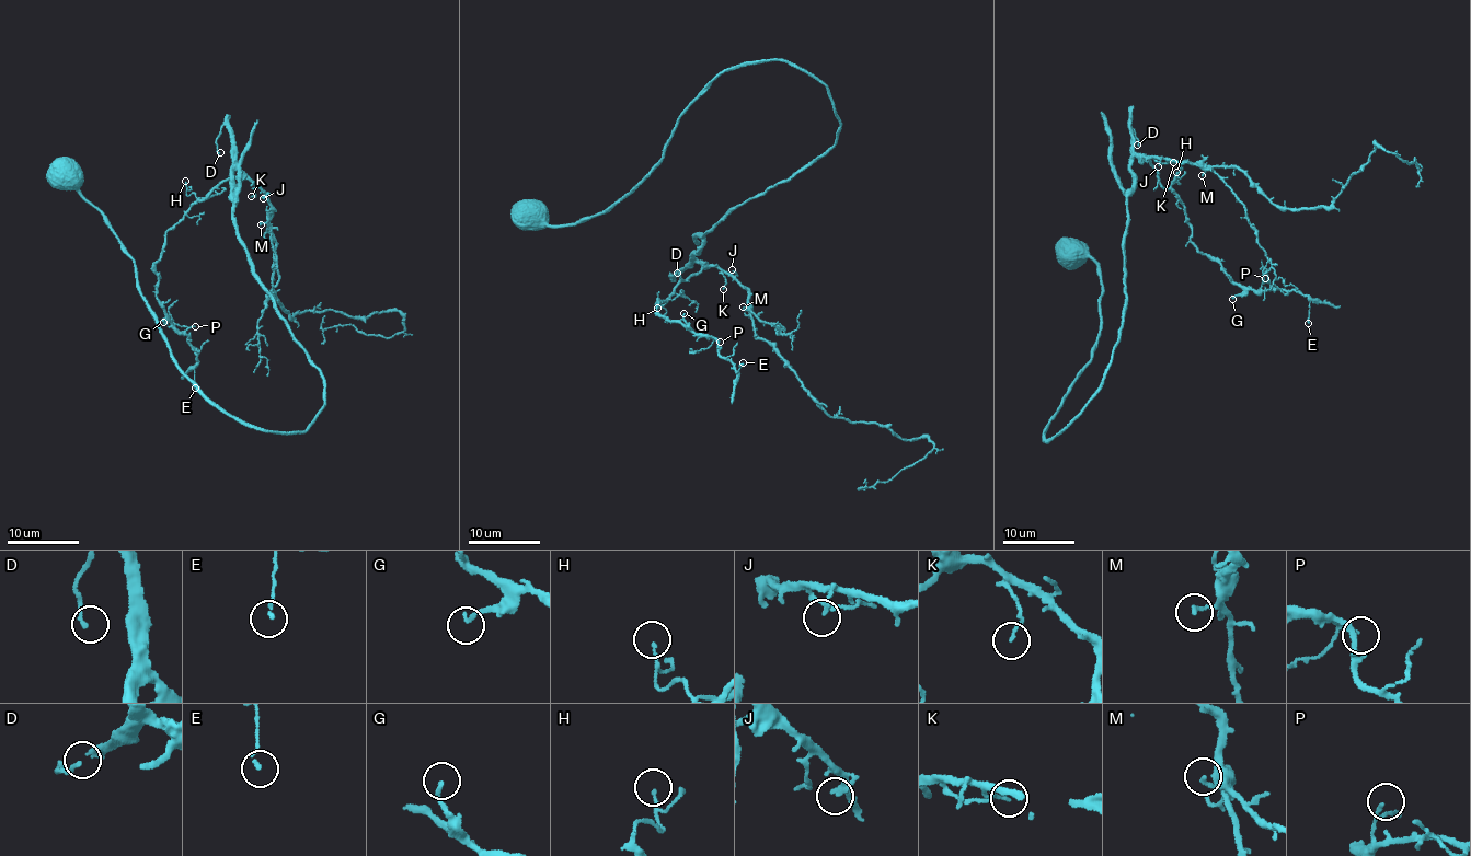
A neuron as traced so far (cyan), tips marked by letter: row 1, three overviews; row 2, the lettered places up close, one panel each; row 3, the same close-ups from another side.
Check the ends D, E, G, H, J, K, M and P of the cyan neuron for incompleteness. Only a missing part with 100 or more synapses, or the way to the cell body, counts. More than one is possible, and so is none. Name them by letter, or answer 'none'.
none

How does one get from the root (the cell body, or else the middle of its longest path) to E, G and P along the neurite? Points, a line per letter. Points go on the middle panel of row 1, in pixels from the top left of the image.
E: (528, 212), (618, 201), (727, 70), (811, 72), (834, 145), (705, 232), (701, 270), (655, 303), (743, 362)
G: (528, 212), (618, 201), (727, 70), (811, 72), (834, 145), (705, 232), (701, 270), (655, 303), (684, 313)
P: (528, 212), (618, 201), (727, 70), (811, 72), (834, 145), (705, 232), (701, 270), (655, 303), (720, 342)

